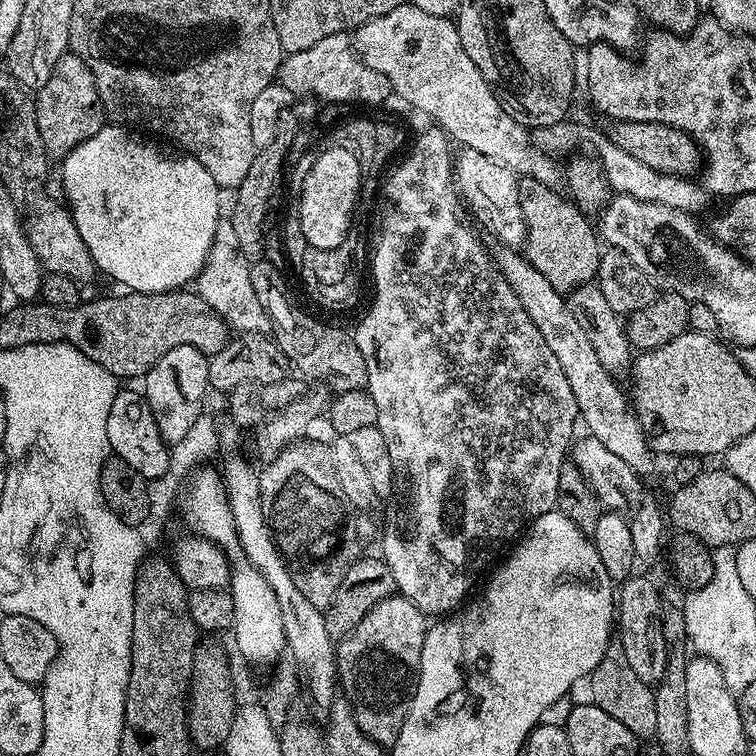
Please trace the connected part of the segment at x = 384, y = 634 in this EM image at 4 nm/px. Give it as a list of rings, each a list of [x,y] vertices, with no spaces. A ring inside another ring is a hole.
[[[393,594],[387,596],[350,634],[335,645],[336,675],[343,699],[352,709],[356,724],[374,741],[381,746],[391,746],[398,738],[402,722],[408,713],[408,705],[412,699],[414,685],[418,679],[420,663],[422,662],[422,646],[430,624],[424,613],[414,606],[406,597]]]

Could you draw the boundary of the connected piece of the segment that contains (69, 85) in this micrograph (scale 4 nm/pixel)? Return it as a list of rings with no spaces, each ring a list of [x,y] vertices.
[[[66,54],[54,66],[54,74],[35,93],[38,134],[46,146],[49,157],[63,158],[86,142],[100,128],[105,127],[104,105],[94,82],[94,74],[82,58]]]

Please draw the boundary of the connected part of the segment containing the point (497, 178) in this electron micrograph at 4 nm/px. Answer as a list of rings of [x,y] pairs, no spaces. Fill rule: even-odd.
[[[464,148],[461,151],[461,156],[458,155],[454,160],[454,184],[460,187],[460,192],[464,195],[466,203],[472,207],[472,212],[480,220],[485,220],[488,223],[488,228],[494,235],[500,239],[499,243],[504,246],[520,246],[524,243],[524,219],[522,218],[522,206],[518,202],[518,186],[520,181],[516,173],[505,166],[494,162],[490,158],[486,158],[486,154],[478,154],[478,150],[470,150]]]

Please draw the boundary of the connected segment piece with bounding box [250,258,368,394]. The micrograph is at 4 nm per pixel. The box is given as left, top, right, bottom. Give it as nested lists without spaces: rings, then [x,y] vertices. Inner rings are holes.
[[[261,258],[252,264],[250,282],[258,294],[258,302],[262,302],[262,306],[268,311],[271,331],[273,333],[276,331],[274,333],[276,343],[284,351],[284,357],[288,359],[289,365],[295,371],[297,368],[301,372],[297,372],[301,377],[309,381],[317,380],[320,383],[317,385],[336,394],[367,389],[366,362],[362,358],[362,350],[358,350],[351,331],[343,332],[332,324],[323,324],[322,321],[315,320],[310,313],[295,308],[288,301],[283,274],[268,261],[268,258]]]

